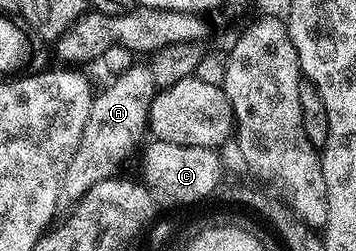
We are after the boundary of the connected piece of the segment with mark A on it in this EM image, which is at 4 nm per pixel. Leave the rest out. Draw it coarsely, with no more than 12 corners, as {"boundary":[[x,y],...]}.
{"boundary":[[136,63],[91,99],[65,171],[78,199],[148,132],[157,86]]}

